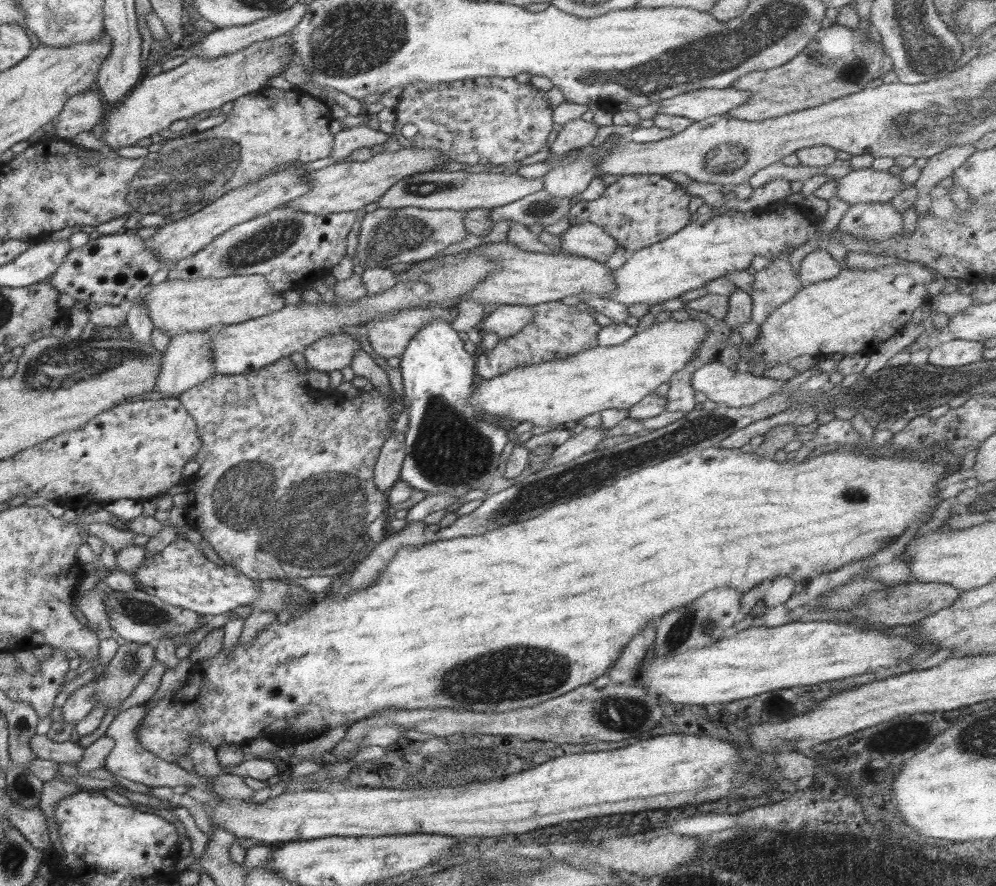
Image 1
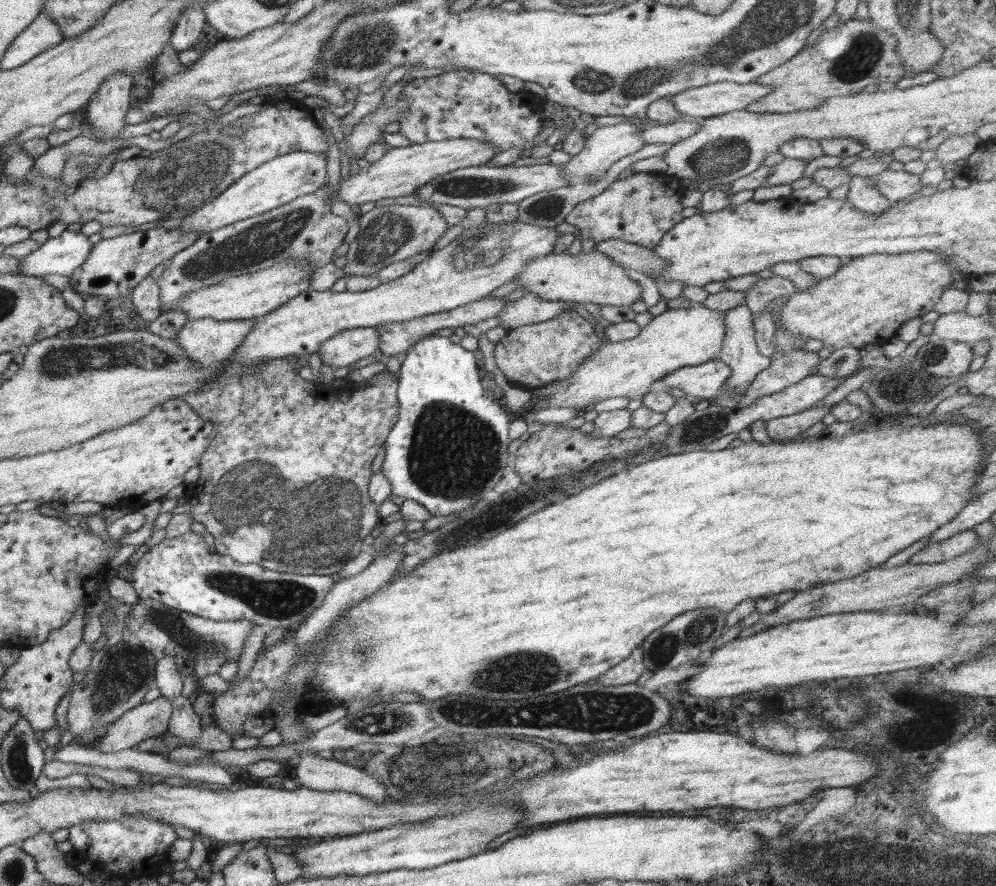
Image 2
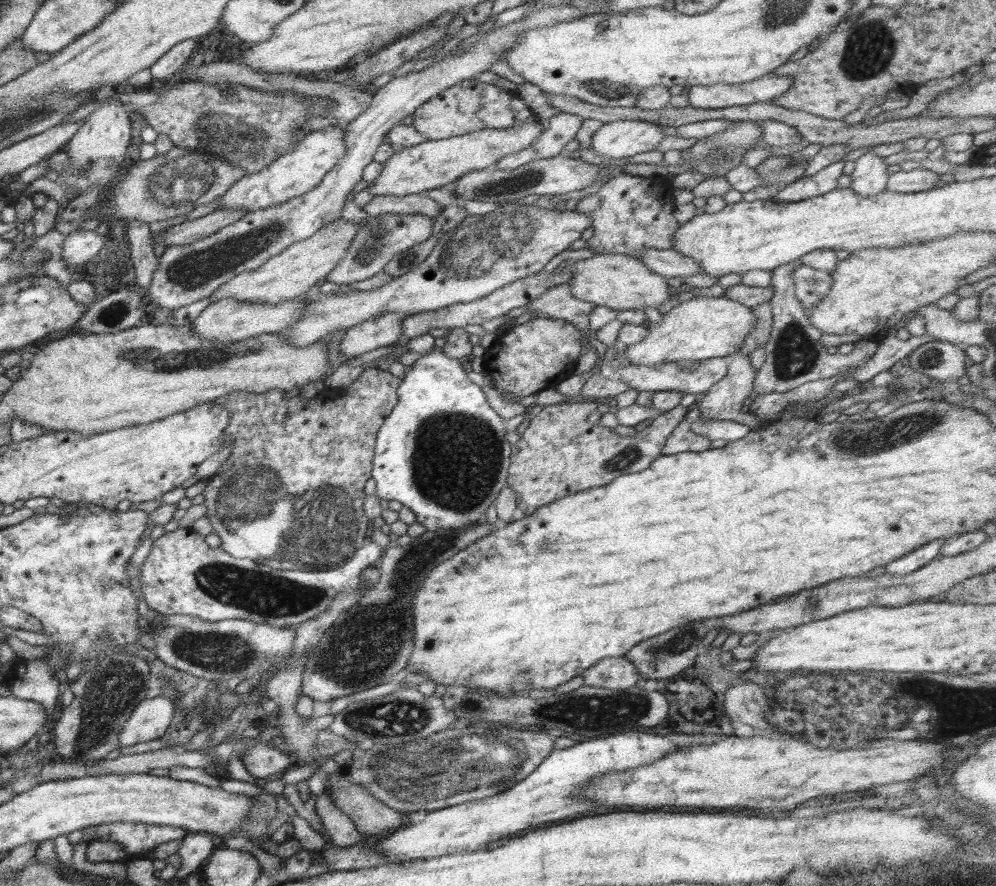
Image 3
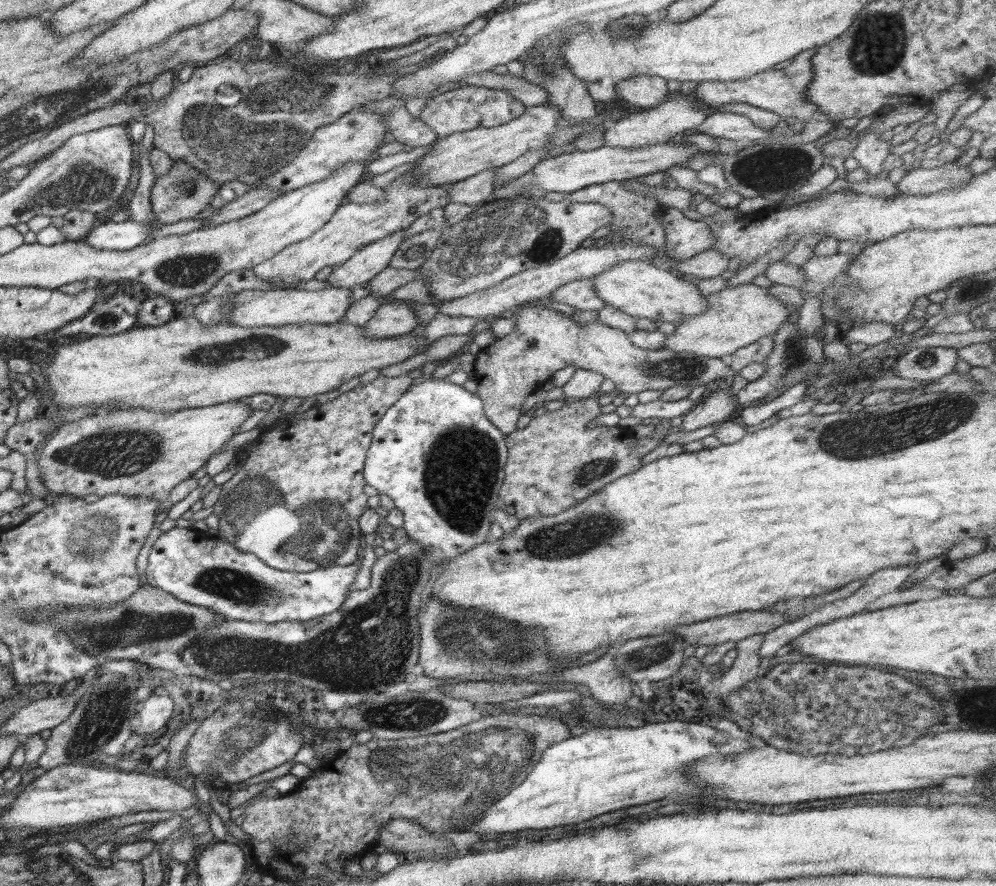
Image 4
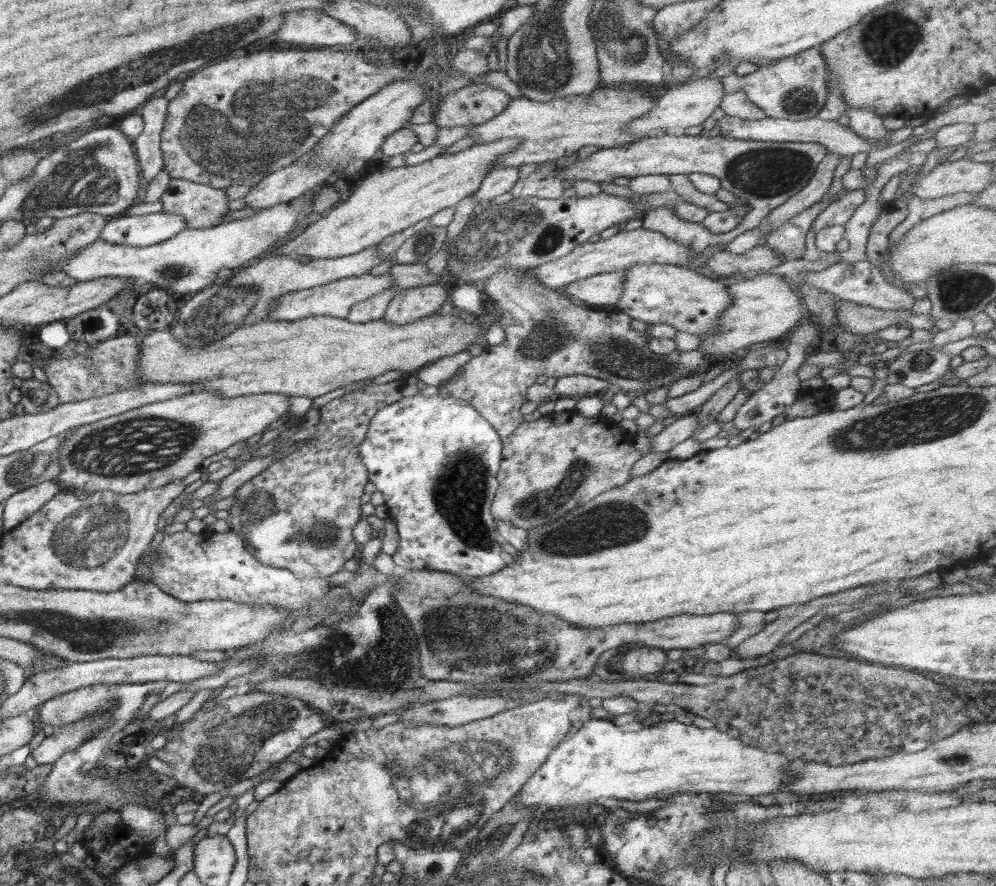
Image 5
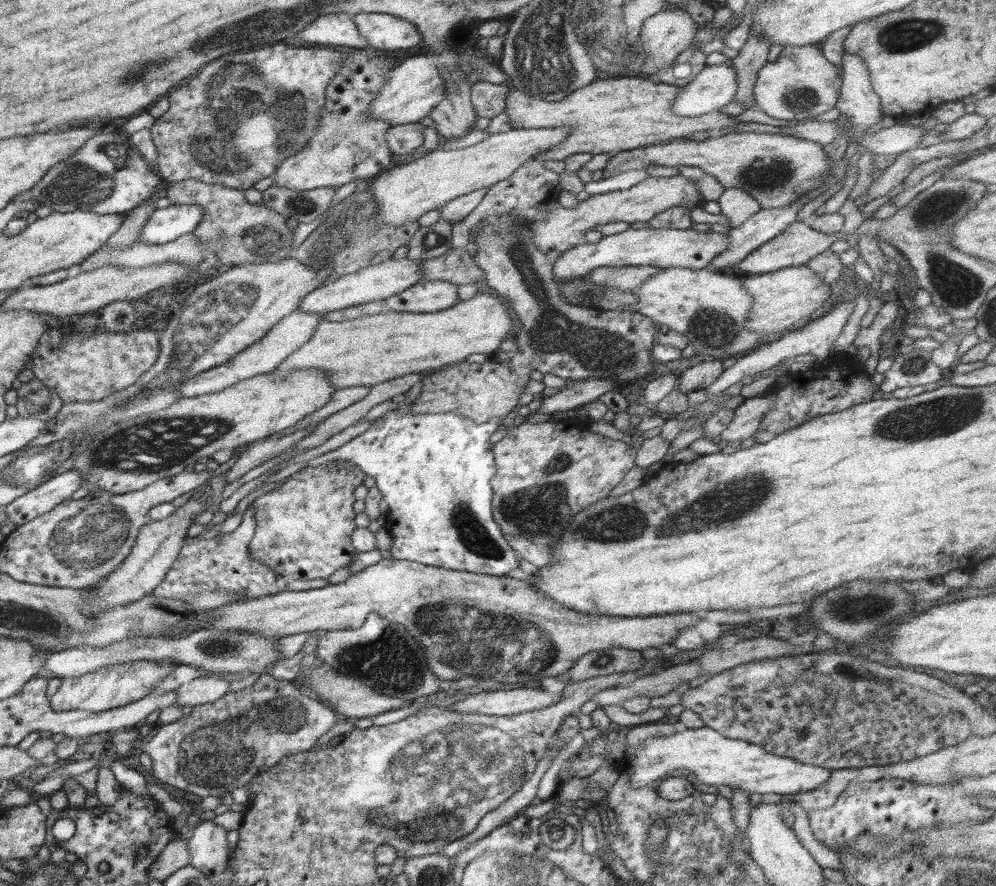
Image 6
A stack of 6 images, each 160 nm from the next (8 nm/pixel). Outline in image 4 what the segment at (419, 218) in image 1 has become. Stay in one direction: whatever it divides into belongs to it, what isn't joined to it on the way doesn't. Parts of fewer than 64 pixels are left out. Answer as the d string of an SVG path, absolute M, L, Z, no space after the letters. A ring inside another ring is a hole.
M405 230L389 234L372 244L365 244L352 258L333 266L327 282L334 287L352 289L356 284L369 282L389 266L389 261L405 238Z

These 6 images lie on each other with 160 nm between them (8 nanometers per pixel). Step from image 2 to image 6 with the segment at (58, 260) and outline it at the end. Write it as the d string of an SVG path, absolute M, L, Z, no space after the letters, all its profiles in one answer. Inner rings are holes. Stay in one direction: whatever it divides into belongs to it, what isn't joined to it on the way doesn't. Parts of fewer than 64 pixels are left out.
M177 204L157 208L140 231L138 242L154 245L172 242L193 232L202 217L203 208L197 204Z

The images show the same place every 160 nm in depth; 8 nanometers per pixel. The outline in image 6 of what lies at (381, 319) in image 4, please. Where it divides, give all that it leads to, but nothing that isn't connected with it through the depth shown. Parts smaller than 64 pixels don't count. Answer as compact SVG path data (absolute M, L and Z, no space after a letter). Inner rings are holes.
M422 280L385 299L389 310L415 313L438 312L454 306L458 301L456 285L443 280Z

